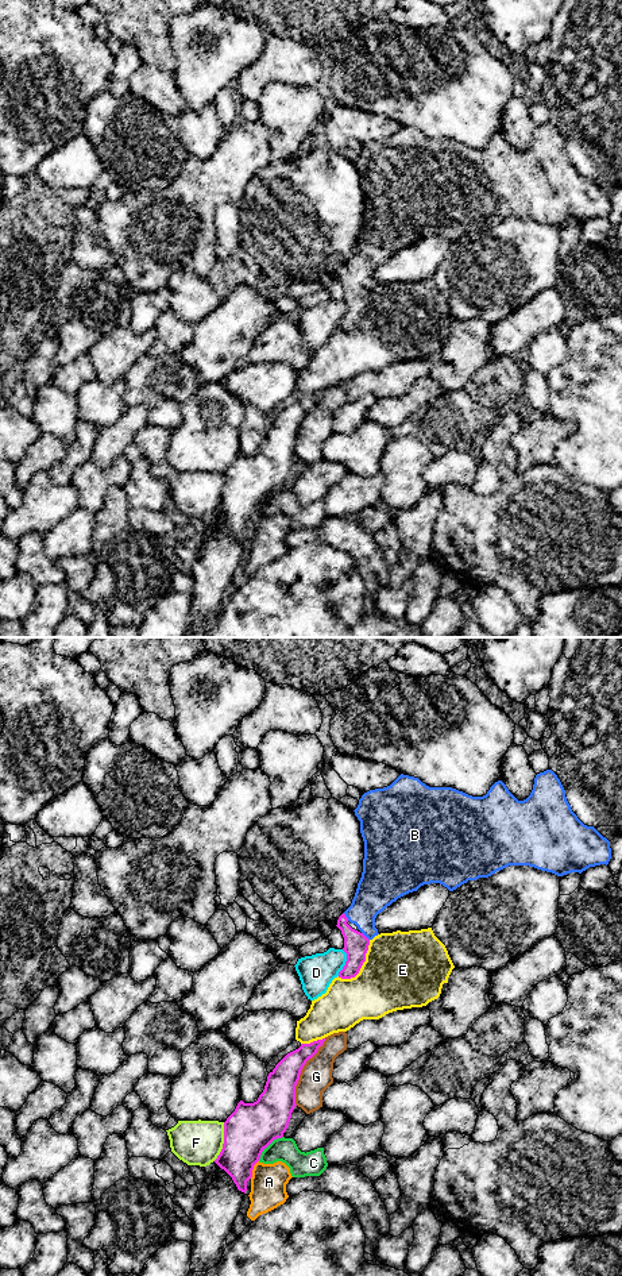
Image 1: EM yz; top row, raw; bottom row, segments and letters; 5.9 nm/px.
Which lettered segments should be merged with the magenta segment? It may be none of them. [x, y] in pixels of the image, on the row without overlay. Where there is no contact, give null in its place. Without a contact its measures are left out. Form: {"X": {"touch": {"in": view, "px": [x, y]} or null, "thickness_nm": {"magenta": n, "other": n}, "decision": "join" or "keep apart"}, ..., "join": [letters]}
{"A": {"touch": {"in": "yz", "px": [252, 520]}, "thickness_nm": {"magenta": 300, "other": 220}, "decision": "keep apart"}, "B": {"touch": {"in": "yz", "px": [346, 269]}, "thickness_nm": {"magenta": 140, "other": 240}, "decision": "join"}, "C": {"touch": {"in": "yz", "px": [267, 497]}, "thickness_nm": {"magenta": 300, "other": 150}, "decision": "keep apart"}, "D": {"touch": {"in": "yz", "px": [346, 315]}, "thickness_nm": {"magenta": 140, "other": 220}, "decision": "keep apart"}, "E": {"touch": {"in": "yz", "px": [362, 316]}, "thickness_nm": {"magenta": 140, "other": 460}, "decision": "keep apart"}, "F": {"touch": {"in": "yz", "px": [224, 493]}, "thickness_nm": {"magenta": 300, "other": 280}, "decision": "keep apart"}, "G": {"touch": {"in": "yz", "px": [300, 424]}, "thickness_nm": {"magenta": 220, "other": 190}, "decision": "keep apart"}, "join": ["B"]}

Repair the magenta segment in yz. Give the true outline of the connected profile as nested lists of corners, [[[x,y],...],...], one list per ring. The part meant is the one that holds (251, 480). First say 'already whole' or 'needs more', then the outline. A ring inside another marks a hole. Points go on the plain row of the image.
already whole; [[[325,390],[287,405],[268,425],[263,444],[254,455],[240,452],[224,474],[224,496],[215,514],[224,521],[237,541],[247,543],[254,517],[262,504],[286,483],[295,456],[295,437],[306,413]]]

